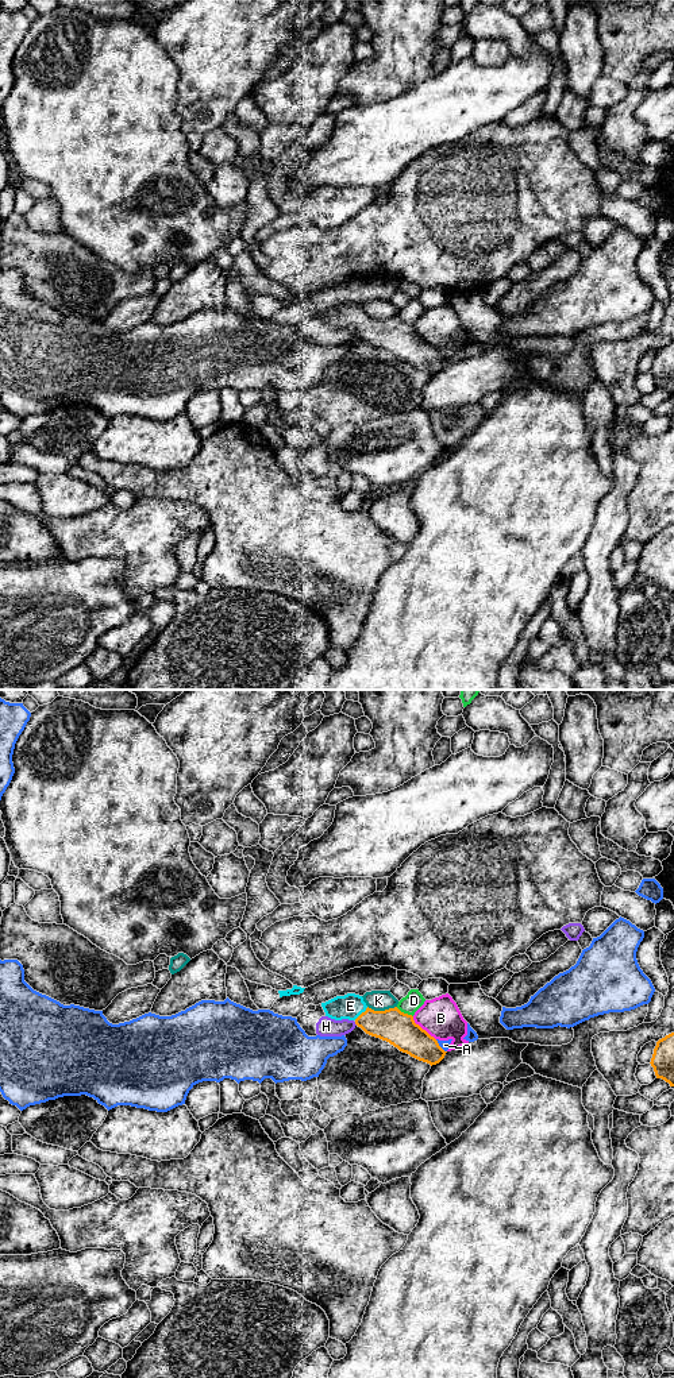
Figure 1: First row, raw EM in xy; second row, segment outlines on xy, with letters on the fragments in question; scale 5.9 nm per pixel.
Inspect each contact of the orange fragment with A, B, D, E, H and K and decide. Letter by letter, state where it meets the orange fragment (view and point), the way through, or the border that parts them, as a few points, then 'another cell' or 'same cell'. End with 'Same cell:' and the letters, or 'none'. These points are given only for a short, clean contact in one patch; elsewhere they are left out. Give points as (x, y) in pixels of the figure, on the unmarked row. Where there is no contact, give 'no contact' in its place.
A: contact xy (439, 355); another cell
B: contact xy (422, 338); another cell
D: contact xy (403, 321); border xy (396, 316), (412, 325); another cell
E: contact xy (362, 321); way xy (399, 338), (374, 332), (362, 321), (350, 315); same cell
H: contact xy (355, 332); another cell
K: contact xy (382, 320); border xy (368, 315), (374, 319), (396, 316); another cell
Same cell: E

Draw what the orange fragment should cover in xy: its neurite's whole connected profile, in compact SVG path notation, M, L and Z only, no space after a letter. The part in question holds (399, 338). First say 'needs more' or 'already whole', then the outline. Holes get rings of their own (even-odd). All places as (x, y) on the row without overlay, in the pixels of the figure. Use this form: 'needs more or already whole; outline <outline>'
needs more; outline M355 302L336 305L321 312L321 316L326 325L335 329L354 329L366 343L386 350L431 375L439 373L447 362L434 346L415 332L412 324L401 321L397 316L374 320Z

